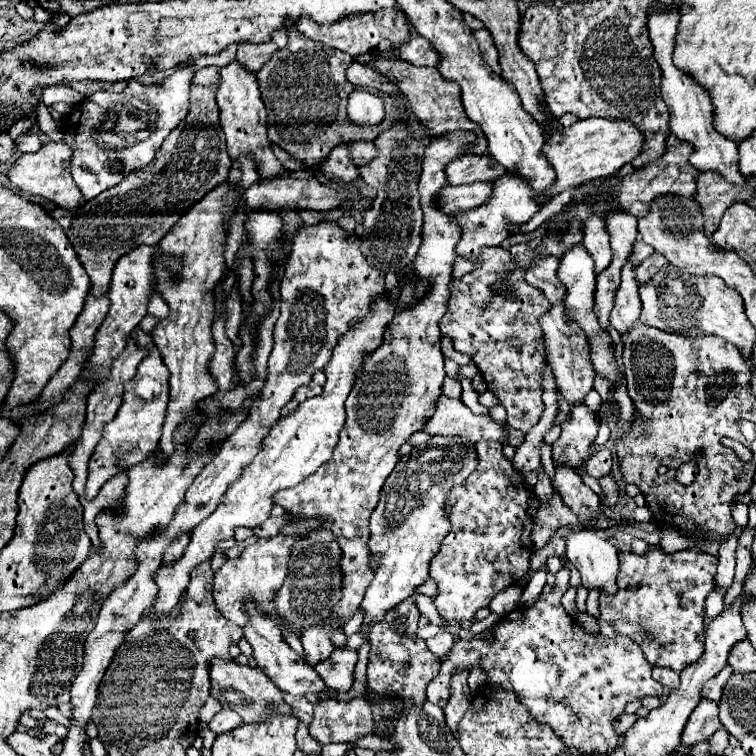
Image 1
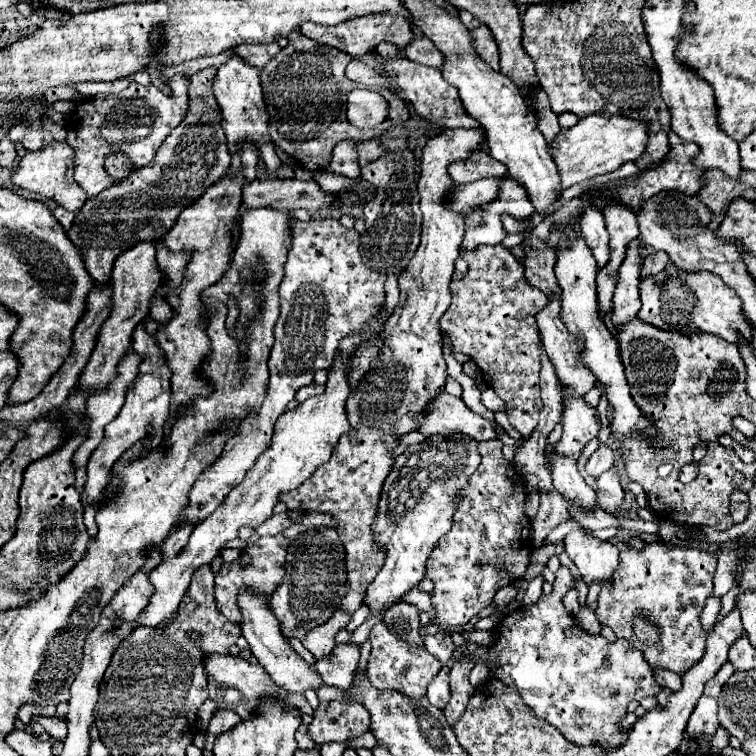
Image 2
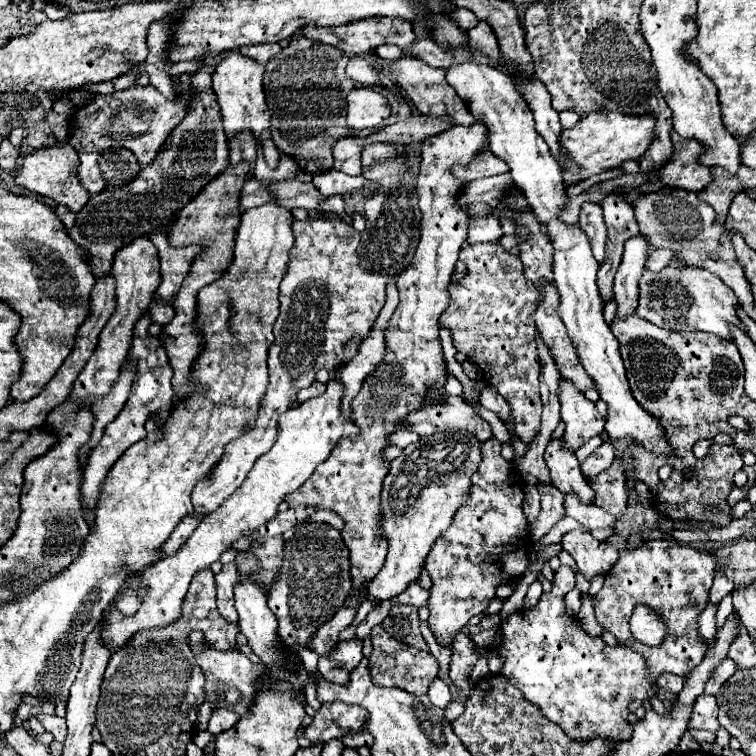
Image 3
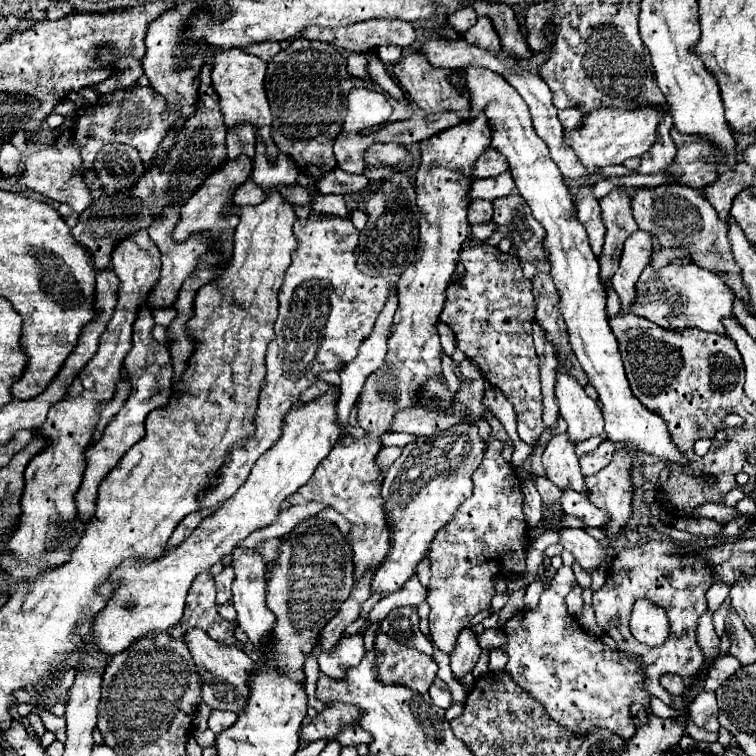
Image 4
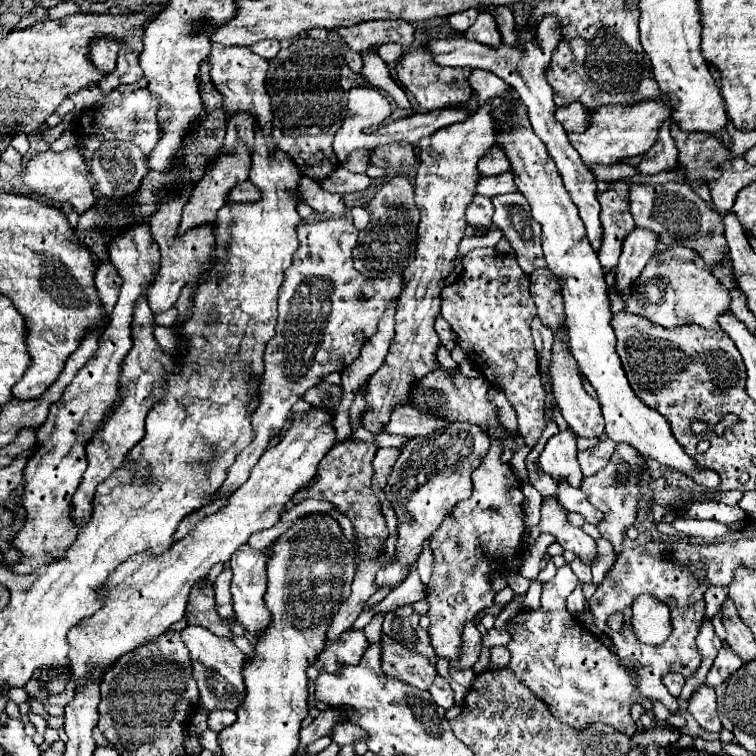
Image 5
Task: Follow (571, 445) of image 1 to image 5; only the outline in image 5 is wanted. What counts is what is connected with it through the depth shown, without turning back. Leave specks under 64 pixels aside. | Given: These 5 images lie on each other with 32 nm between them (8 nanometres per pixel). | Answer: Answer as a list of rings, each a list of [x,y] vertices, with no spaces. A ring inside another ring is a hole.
[[[568,336],[564,340],[562,338],[554,340],[552,358],[554,358],[554,364],[552,364],[550,372],[552,372],[552,380],[554,380],[554,398],[556,398],[556,404],[564,416],[564,420],[568,422],[568,428],[572,430],[574,436],[580,436],[580,438],[602,436],[604,434],[604,418],[600,412],[600,404],[598,404],[598,400],[590,398],[586,394],[586,390],[582,388],[582,380],[576,370],[576,360],[568,350]]]

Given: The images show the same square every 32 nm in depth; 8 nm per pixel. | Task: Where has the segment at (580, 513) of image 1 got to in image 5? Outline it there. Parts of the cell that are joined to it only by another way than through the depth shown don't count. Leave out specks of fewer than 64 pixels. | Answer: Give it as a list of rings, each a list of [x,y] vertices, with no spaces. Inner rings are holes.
[[[570,430],[552,436],[540,454],[540,466],[556,484],[560,484],[560,480],[568,480],[568,484],[580,488],[584,476],[576,460],[576,440],[572,438],[574,434]]]

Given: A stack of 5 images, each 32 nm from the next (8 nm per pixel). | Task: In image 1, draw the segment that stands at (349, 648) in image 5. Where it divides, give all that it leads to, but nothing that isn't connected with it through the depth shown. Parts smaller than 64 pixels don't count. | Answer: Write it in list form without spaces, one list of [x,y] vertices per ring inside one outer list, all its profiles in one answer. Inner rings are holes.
[[[336,648],[332,656],[320,664],[316,664],[318,676],[324,680],[326,688],[336,692],[348,692],[354,682],[354,666],[358,660],[358,652]]]

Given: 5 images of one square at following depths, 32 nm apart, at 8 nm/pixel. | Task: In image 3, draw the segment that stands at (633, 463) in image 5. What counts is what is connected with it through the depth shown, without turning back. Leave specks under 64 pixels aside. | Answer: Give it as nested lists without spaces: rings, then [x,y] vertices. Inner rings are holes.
[[[614,459],[614,464],[604,470],[600,476],[596,476],[592,480],[592,490],[596,492],[594,504],[604,508],[606,512],[614,514],[618,520],[624,516],[626,512],[626,496],[628,496],[628,488],[624,484],[624,464],[629,460]]]

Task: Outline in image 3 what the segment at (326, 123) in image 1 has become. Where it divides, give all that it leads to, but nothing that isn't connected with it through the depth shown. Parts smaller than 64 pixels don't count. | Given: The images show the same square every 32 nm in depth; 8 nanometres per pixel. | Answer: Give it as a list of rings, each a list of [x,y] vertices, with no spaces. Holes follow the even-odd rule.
[[[302,34],[290,38],[290,44],[276,54],[264,72],[264,94],[270,108],[270,134],[280,152],[298,162],[300,170],[316,174],[332,168],[332,146],[342,136],[354,134],[346,126],[346,96],[354,80],[344,72],[348,56],[338,48],[308,40]]]

